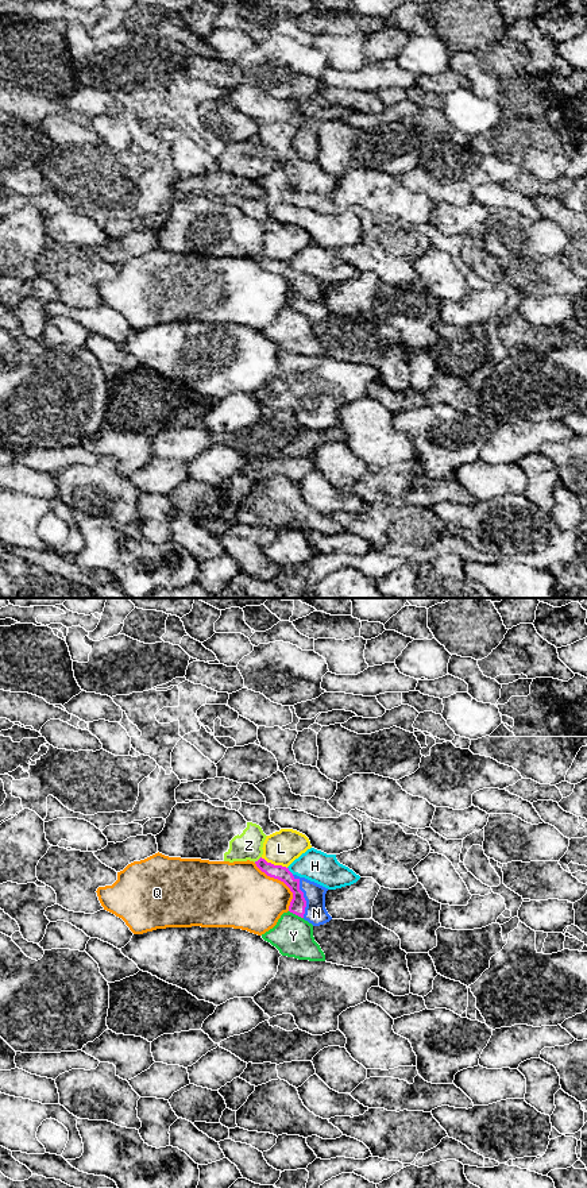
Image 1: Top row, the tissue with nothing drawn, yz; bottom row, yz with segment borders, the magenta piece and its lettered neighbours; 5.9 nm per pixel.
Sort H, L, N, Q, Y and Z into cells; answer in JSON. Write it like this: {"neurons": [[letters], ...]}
{"neurons": [["H"], ["L"], ["N"], ["Q"], ["Y"], ["Z"]]}

